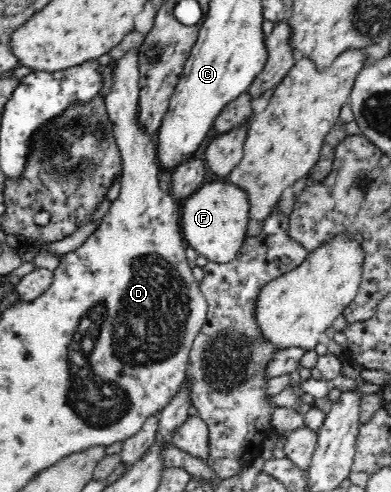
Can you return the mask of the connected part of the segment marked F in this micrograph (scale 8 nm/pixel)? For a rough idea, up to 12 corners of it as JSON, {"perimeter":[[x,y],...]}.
{"perimeter":[[206,182],[182,202],[188,247],[210,262],[238,257],[246,190]]}

